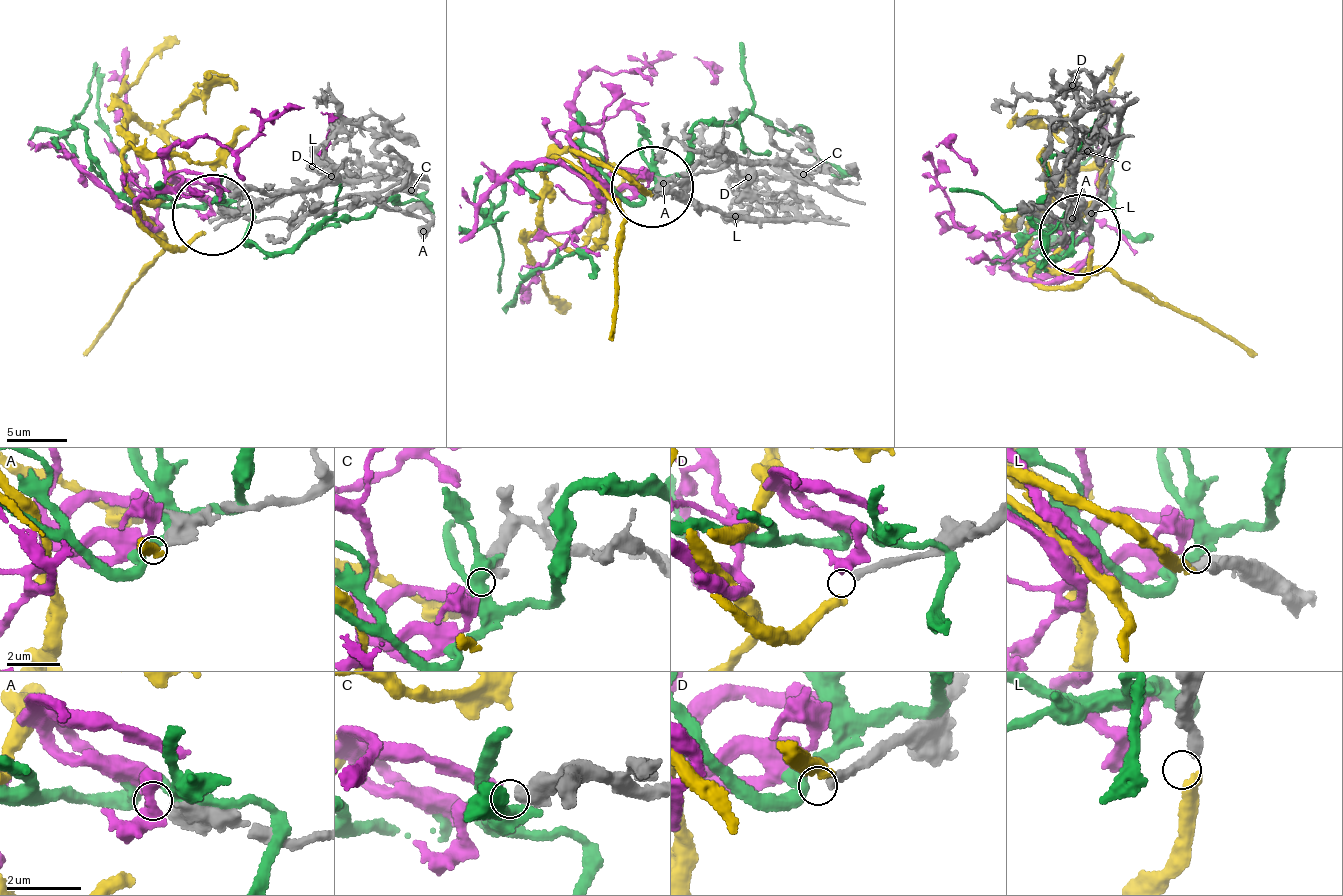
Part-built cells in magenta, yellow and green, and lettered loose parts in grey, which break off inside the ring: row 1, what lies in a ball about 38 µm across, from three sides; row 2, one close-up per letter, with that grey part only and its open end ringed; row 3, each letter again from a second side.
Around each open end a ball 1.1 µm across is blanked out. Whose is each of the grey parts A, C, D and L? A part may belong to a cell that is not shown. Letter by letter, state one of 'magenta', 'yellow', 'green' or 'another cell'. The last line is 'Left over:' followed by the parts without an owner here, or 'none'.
A: another cell
C: magenta
D: another cell
L: yellow
Left over: A, D

